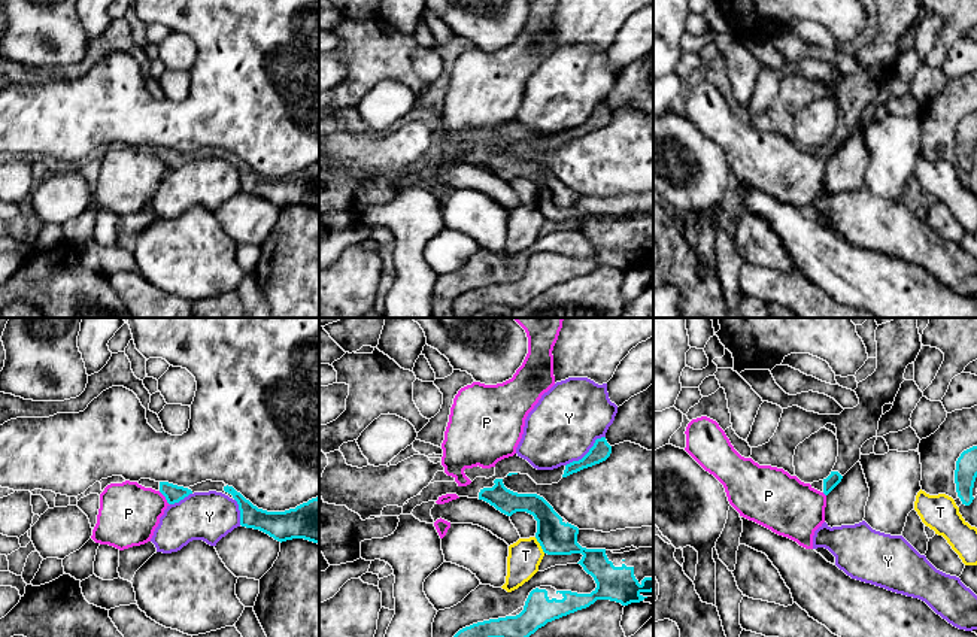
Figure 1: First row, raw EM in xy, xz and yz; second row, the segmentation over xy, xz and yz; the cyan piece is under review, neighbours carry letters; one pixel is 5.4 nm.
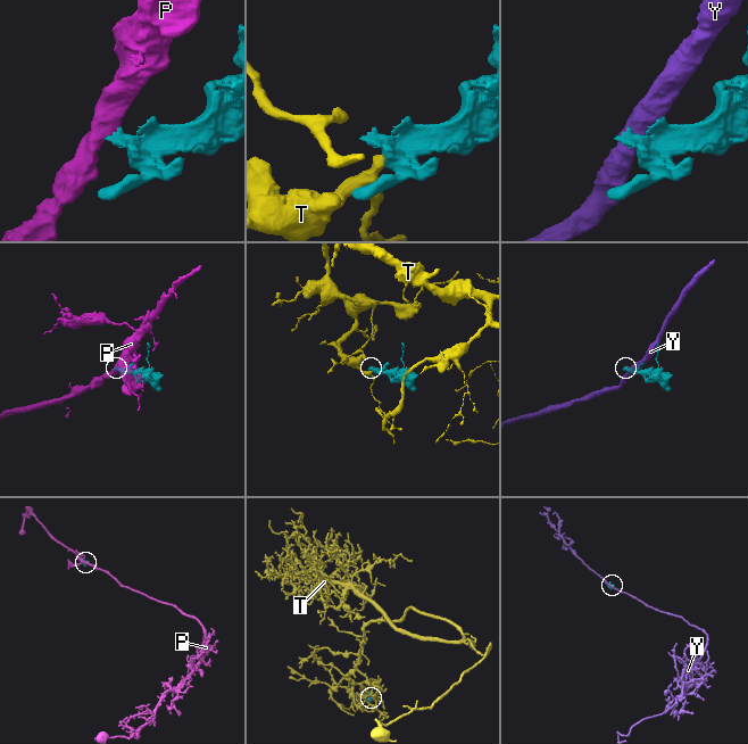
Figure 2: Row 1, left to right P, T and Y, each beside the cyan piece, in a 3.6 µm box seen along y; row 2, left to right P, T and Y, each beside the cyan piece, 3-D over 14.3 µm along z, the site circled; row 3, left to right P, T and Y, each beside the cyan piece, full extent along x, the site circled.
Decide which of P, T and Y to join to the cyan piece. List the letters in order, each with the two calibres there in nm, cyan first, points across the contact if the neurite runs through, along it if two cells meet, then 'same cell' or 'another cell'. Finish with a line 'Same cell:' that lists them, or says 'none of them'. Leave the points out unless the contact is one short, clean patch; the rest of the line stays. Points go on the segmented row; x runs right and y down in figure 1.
P: calibres 100 and 320 nm; border xy (158, 491), (169, 504); another cell
T: calibres 190 and 180 nm; border xz (534, 537), (545, 552); another cell
Y: calibres 100 and 380 nm; another cell
Same cell: none of them

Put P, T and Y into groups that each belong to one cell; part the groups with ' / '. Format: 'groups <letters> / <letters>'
groups P / T / Y

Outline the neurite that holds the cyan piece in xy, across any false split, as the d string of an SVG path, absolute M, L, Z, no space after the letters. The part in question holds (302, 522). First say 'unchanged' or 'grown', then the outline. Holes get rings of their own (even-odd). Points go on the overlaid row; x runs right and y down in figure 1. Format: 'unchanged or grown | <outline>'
grown | M140 479L137 483L160 491L169 504L179 503L194 492L222 492L237 501L242 527L260 530L280 543L292 539L304 539L319 545L319 497L295 509L267 512L254 506L240 492L224 482L206 480L189 488L151 479Z

